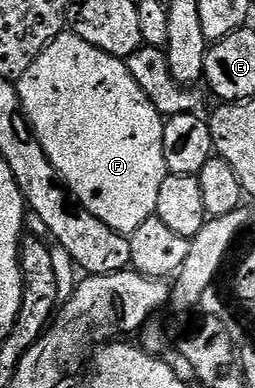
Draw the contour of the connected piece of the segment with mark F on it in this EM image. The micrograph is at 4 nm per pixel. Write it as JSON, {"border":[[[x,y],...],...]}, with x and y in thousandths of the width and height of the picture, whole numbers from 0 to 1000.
{"border":[[[255,82],[165,131],[133,165],[118,165],[110,183],[71,204],[71,229],[110,322],[165,371],[196,423],[227,433],[235,466],[329,539],[384,557],[400,577],[431,577],[431,588],[506,608],[541,577],[608,554],[620,492],[635,485],[635,464],[663,451],[643,399],[651,304],[588,268],[573,237],[557,237],[475,152],[369,124],[369,113],[337,113],[302,88]]]}

